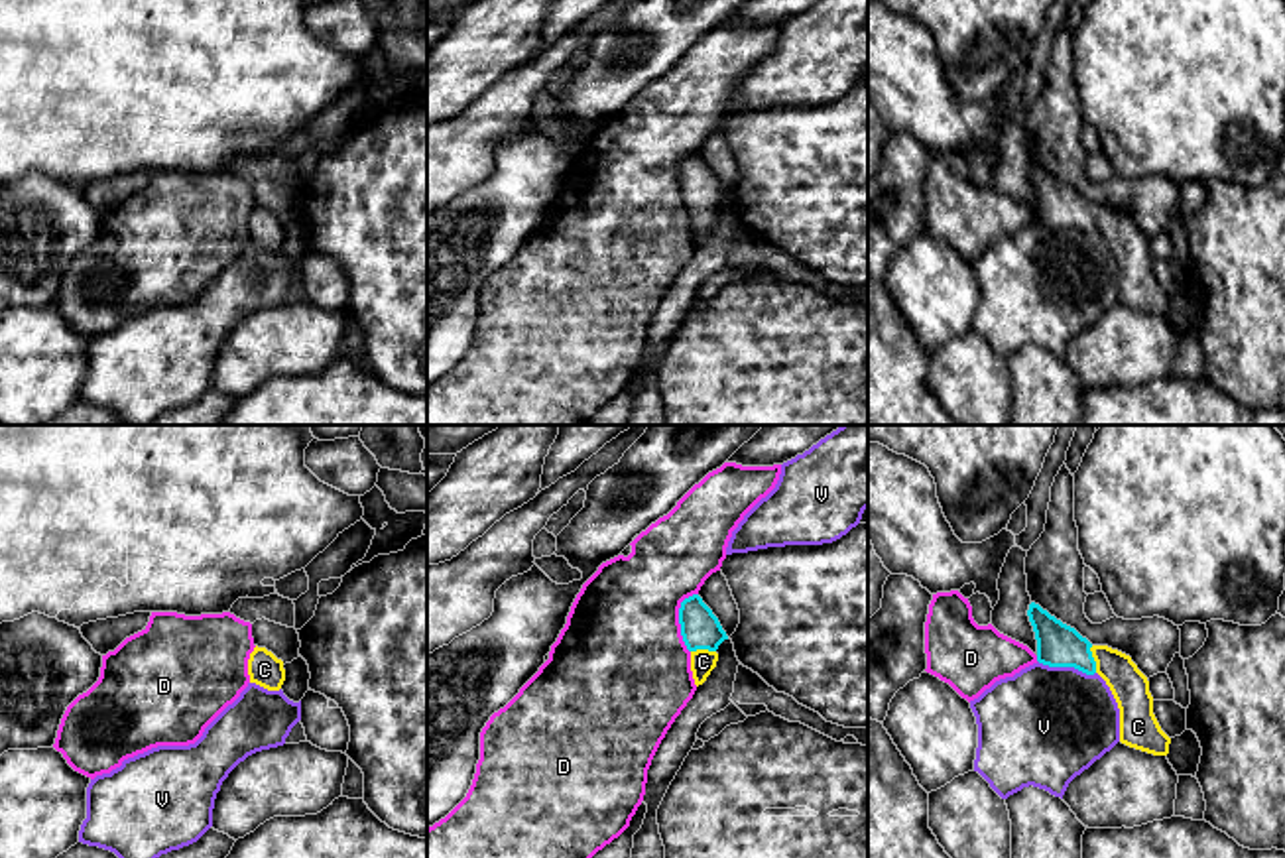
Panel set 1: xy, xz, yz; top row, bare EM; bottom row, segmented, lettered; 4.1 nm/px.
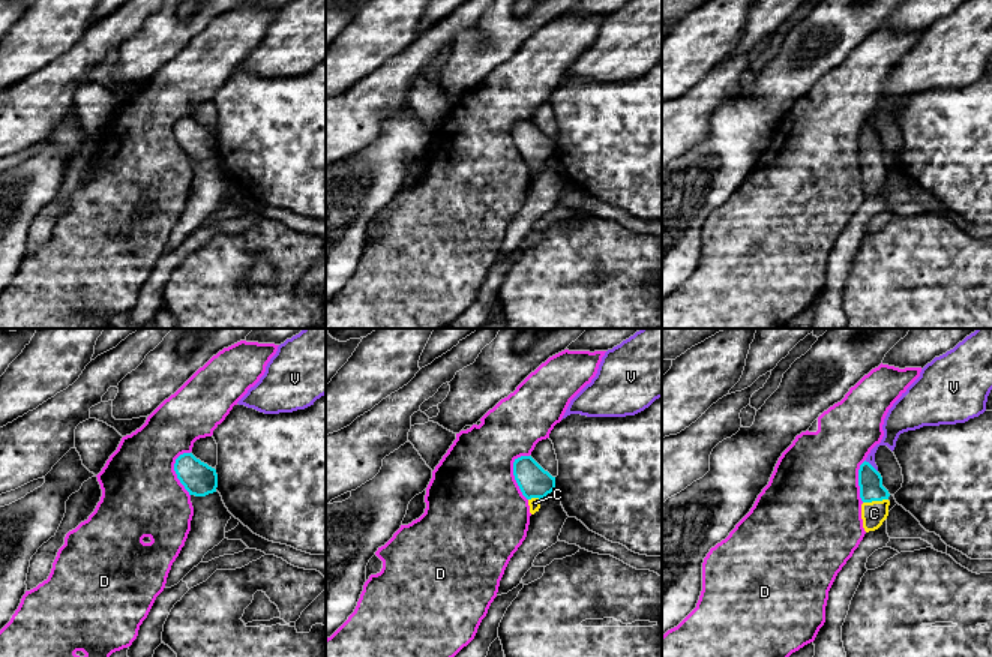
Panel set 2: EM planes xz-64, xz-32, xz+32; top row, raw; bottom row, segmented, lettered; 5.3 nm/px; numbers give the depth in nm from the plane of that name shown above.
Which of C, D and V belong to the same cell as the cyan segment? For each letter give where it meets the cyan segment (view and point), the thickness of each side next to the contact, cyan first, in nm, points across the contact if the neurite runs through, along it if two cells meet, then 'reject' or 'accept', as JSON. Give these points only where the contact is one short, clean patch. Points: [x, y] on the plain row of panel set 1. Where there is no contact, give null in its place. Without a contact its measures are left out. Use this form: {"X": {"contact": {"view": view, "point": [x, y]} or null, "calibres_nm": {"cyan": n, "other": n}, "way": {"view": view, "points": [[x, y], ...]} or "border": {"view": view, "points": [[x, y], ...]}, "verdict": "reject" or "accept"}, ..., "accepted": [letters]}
{"C": {"contact": {"view": "yz", "point": [1093, 219]}, "calibres_nm": {"cyan": 180, "other": 160}, "way": {"view": "yz", "points": [[1057, 203], [1093, 219], [1102, 219], [1130, 246]]}, "verdict": "accept"}, "D": {"contact": {"view": "xz", "point": [679, 180]}, "calibres_nm": {"cyan": 160, "other": 480}, "verdict": "reject"}, "V": {"contact": {"view": "yz", "point": [1067, 225]}, "calibres_nm": {"cyan": 180, "other": 460}, "border": {"view": "yz", "points": [[1038, 219], [1049, 225], [1073, 225], [1095, 233]]}, "verdict": "reject"}, "accepted": ["C"]}

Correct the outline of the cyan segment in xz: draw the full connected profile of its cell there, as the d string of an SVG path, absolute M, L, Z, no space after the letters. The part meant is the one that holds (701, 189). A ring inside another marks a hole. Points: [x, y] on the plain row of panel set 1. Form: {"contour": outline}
{"contour": "M693 153L681 161L679 167L681 195L691 211L691 230L695 244L703 244L718 220L718 205L728 199L718 177Z"}

